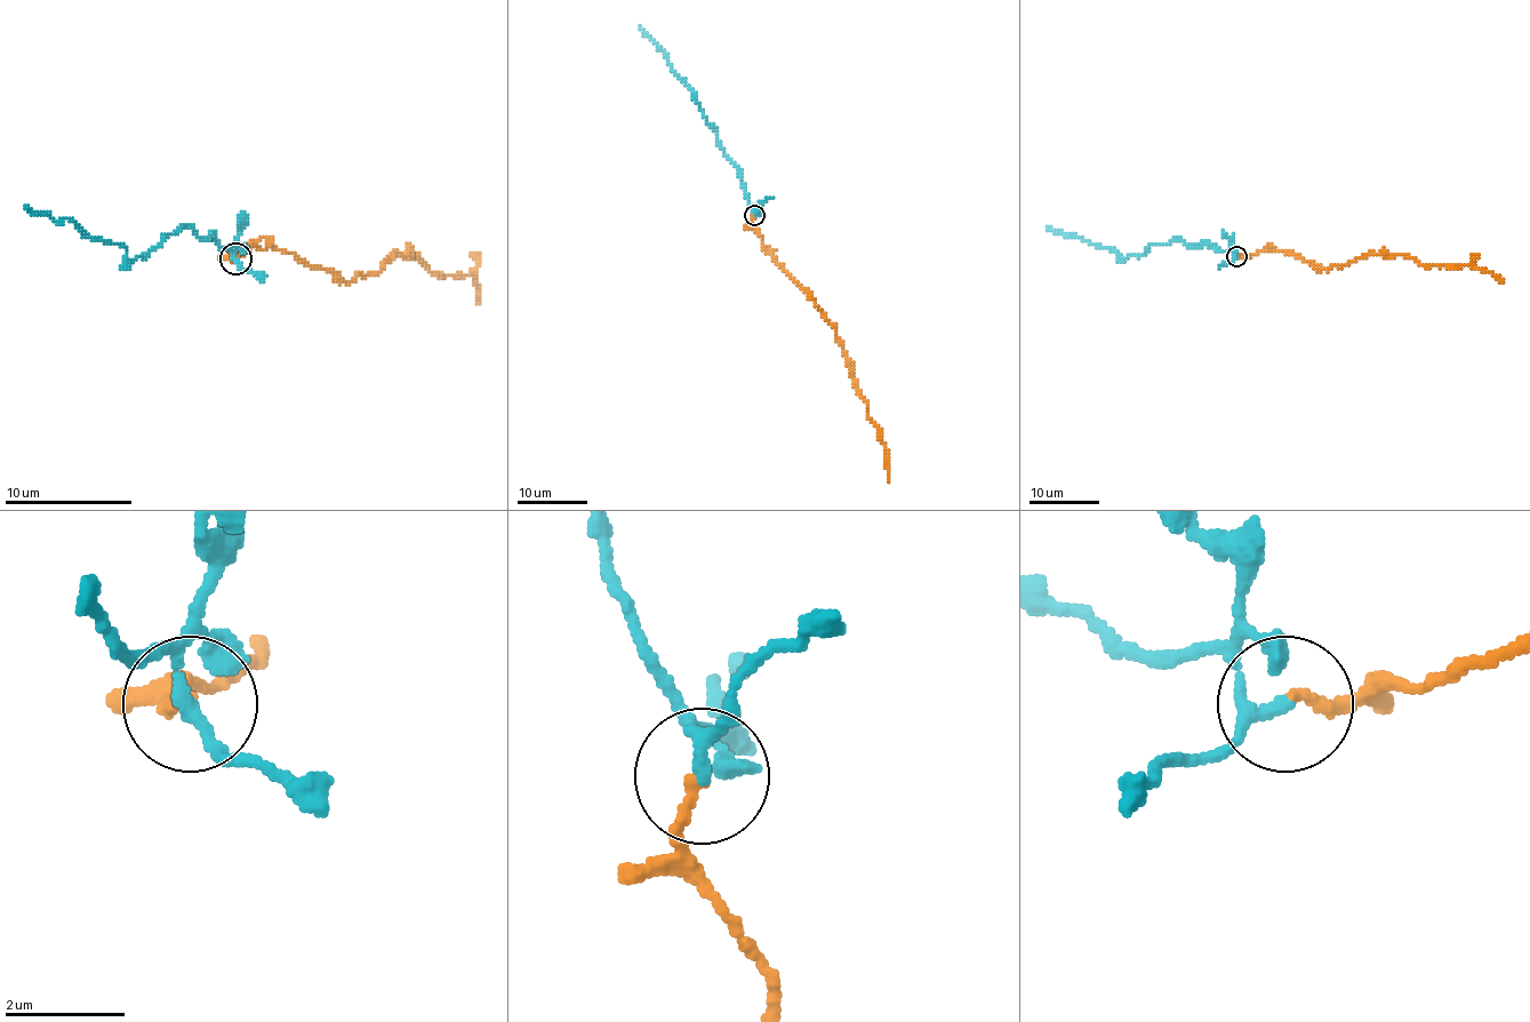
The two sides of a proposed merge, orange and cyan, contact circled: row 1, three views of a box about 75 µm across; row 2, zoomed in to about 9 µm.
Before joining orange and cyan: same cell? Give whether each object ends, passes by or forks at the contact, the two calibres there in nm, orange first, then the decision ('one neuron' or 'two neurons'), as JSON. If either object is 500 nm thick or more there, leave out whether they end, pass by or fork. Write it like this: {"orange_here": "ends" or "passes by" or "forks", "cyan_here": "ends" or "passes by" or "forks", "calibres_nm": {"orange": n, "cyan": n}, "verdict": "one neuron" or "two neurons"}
{"orange_here": "ends", "cyan_here": "passes by", "calibres_nm": {"orange": 190, "cyan": 200}, "verdict": "one neuron"}

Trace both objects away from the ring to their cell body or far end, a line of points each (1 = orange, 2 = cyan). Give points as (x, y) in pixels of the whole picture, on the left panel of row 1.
1: (234, 260), (266, 247), (350, 281), (375, 276), (394, 253), (419, 256), (439, 276), (470, 276), (480, 304)
2: (234, 260), (213, 233), (200, 237), (190, 228), (126, 260), (123, 247), (91, 240), (72, 221), (24, 205)

